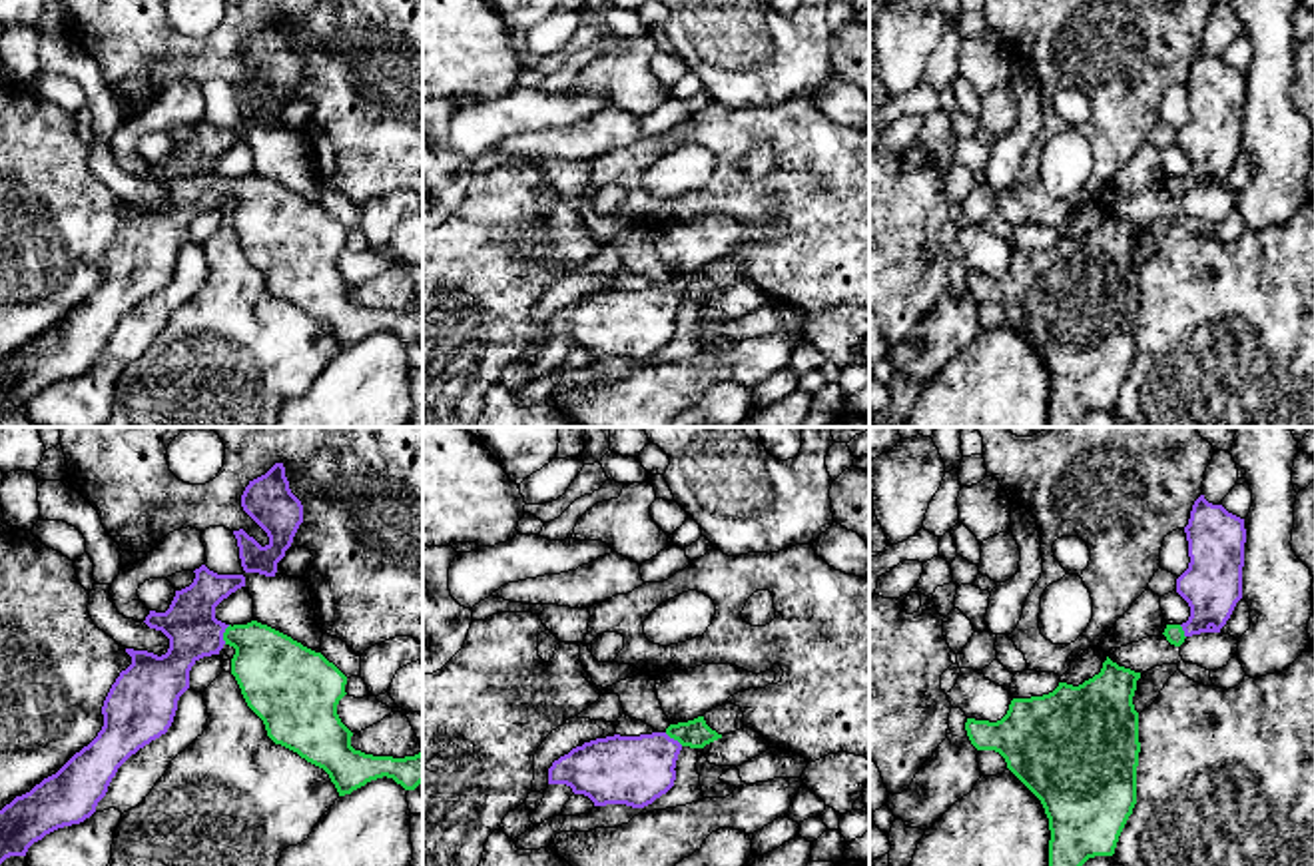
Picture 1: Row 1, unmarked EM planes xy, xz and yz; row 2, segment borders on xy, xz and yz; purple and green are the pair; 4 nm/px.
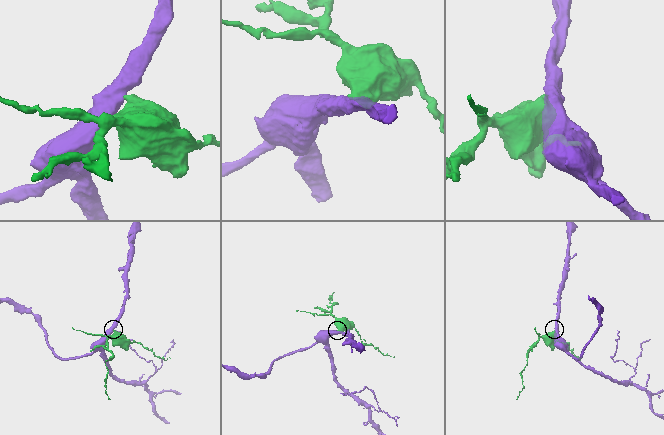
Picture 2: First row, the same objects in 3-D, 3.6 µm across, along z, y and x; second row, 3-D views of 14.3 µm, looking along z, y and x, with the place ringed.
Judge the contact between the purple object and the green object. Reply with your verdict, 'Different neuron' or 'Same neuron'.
Same neuron

